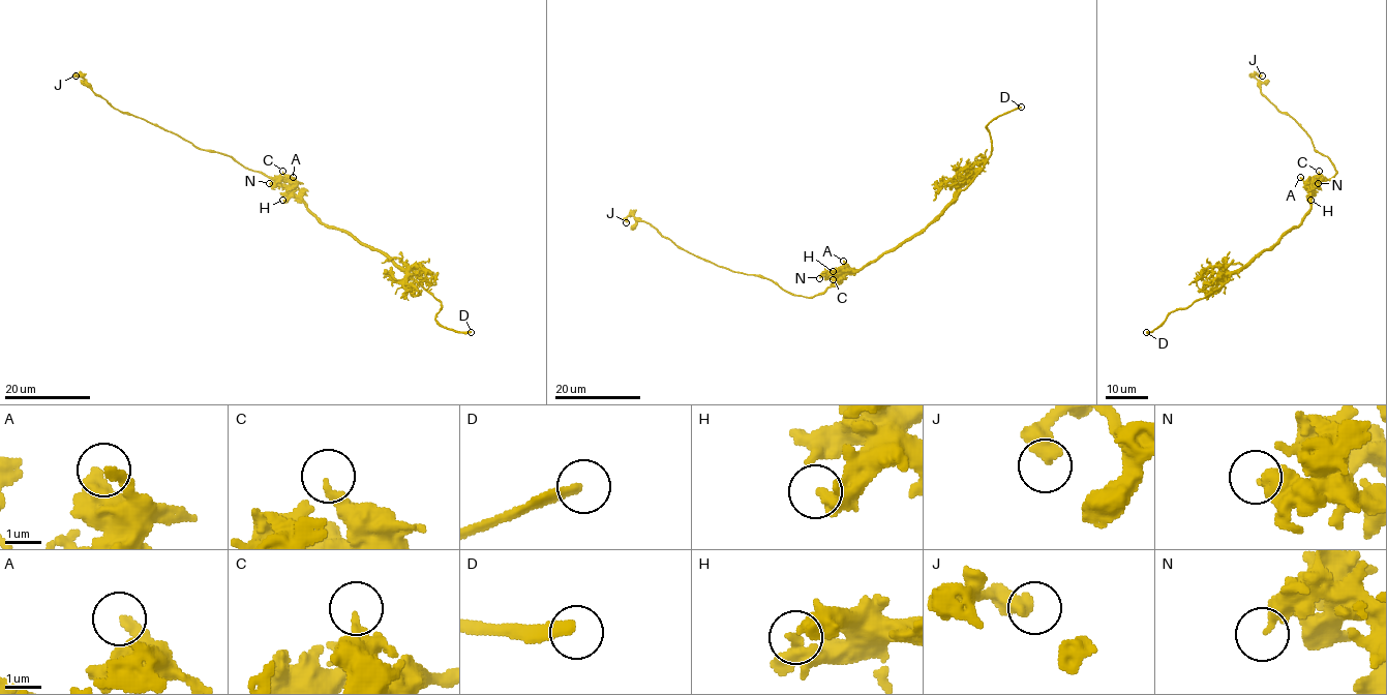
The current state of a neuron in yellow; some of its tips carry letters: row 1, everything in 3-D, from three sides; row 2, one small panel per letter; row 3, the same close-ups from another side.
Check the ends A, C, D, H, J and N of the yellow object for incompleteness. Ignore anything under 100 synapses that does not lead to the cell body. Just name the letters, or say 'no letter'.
D

